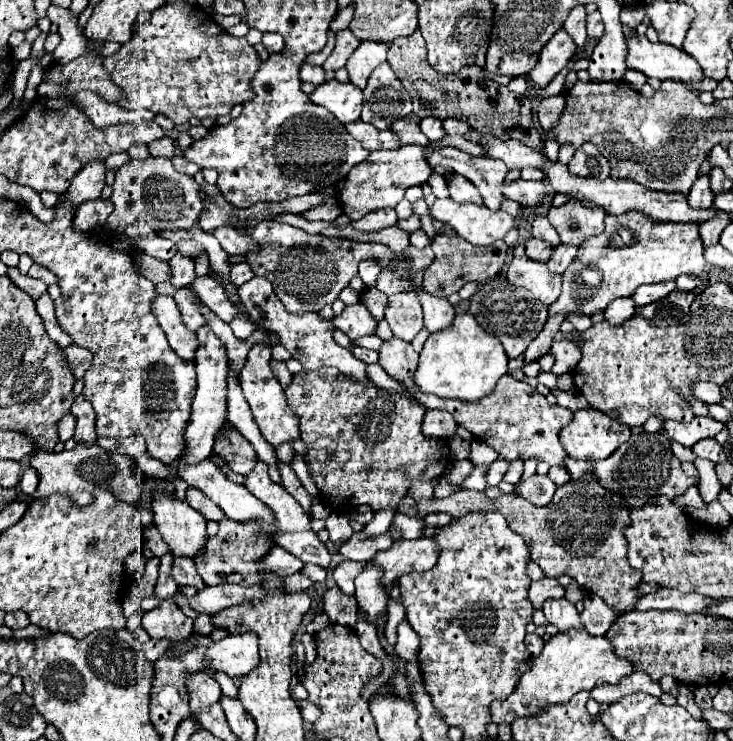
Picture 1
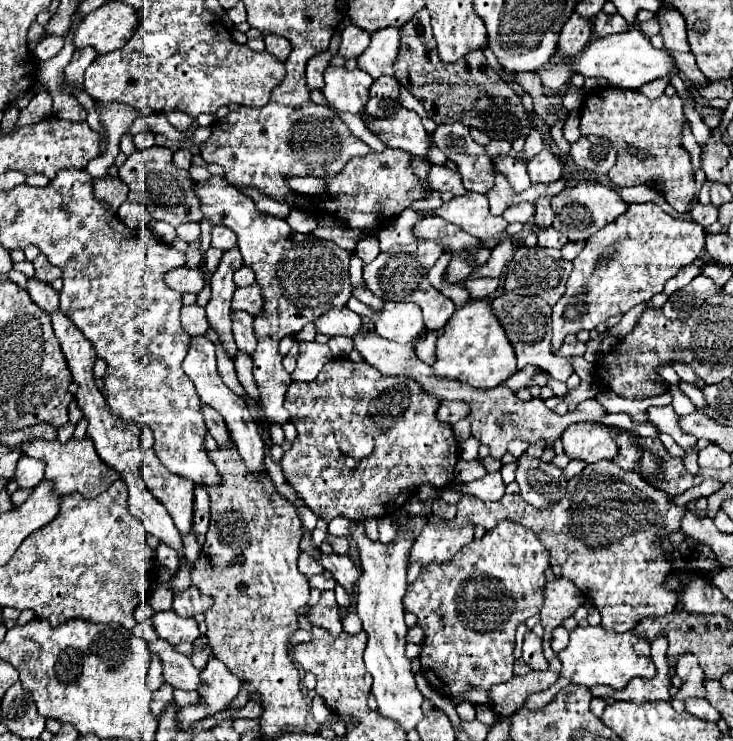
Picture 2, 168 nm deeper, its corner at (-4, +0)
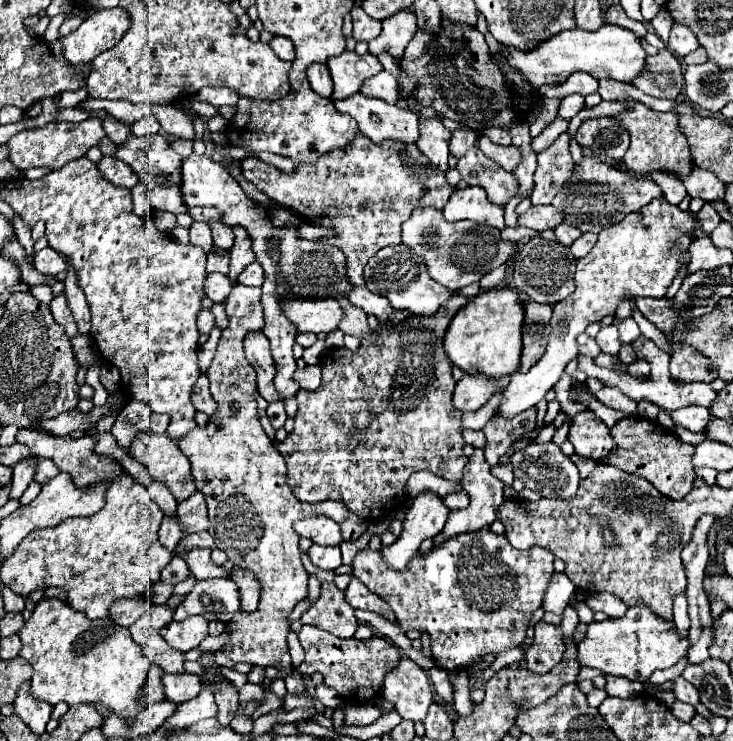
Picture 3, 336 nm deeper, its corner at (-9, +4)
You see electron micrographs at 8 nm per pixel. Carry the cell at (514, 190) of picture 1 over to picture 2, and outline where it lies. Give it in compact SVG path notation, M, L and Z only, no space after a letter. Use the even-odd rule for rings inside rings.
M501 156L501 158L493 158L495 168L509 180L511 188L519 194L523 190L527 190L531 186L529 174L527 174L527 166L523 162L519 162L517 158L511 156Z

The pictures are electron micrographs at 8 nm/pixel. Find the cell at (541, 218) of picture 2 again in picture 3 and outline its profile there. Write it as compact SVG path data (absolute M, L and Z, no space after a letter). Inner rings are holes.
M562 134L552 146L538 154L538 168L534 174L532 204L550 204L562 184L572 176L574 162L568 150L570 136Z

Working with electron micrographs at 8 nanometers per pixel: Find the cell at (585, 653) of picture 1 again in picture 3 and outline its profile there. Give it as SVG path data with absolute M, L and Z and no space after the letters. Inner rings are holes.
M646 604L628 608L624 618L608 618L604 622L588 624L588 636L578 644L578 662L582 666L598 668L606 676L624 676L628 680L642 682L654 670L670 668L678 660L686 658L690 648L688 638L680 638L676 624L654 614Z

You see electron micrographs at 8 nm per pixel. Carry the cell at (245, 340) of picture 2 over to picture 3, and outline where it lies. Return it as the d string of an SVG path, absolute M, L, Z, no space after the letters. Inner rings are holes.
M254 332L244 342L246 358L258 372L258 392L266 402L278 402L278 392L274 388L274 360L270 352L270 344L262 332Z

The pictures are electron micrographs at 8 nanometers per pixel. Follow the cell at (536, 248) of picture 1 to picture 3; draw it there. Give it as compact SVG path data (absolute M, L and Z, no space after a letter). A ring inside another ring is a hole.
M560 224L556 230L554 230L554 234L556 234L556 238L564 244L564 246L570 246L576 238L580 238L580 230L578 228L574 228L574 226L568 226L568 224Z

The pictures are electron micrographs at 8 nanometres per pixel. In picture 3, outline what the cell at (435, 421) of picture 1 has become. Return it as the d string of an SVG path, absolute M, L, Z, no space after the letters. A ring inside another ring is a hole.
M464 374L454 390L454 406L462 412L476 412L496 392L500 392L508 384L510 384L510 376L502 376L498 380L492 380L492 378Z

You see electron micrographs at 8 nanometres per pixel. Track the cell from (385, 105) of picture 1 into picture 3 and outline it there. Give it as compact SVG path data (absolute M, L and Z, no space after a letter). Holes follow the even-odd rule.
M386 70L382 74L378 74L378 76L372 76L372 78L364 80L360 92L366 94L366 96L370 96L370 98L380 98L380 100L384 100L388 104L396 104L400 100L398 82Z

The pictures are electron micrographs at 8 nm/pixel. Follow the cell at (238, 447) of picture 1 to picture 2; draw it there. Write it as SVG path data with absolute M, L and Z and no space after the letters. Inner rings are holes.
M203 404L203 416L205 416L205 424L207 424L209 434L217 440L219 448L229 448L229 446L233 446L231 432L229 432L223 416L221 416L219 412L215 412L213 408L205 406L205 404Z

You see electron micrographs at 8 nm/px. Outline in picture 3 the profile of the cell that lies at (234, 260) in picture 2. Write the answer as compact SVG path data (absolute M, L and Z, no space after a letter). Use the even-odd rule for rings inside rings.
M234 226L232 228L234 234L236 234L236 240L234 240L234 246L230 250L230 280L234 280L236 284L236 278L238 274L250 264L254 262L254 252L252 252L252 238L248 236L248 232L242 228L242 226Z

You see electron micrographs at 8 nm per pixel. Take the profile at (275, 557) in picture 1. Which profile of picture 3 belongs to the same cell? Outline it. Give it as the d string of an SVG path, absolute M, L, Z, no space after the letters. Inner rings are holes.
M312 544L308 556L310 556L312 564L318 566L318 568L322 568L322 570L336 570L338 566L342 566L340 546L320 546L320 544Z

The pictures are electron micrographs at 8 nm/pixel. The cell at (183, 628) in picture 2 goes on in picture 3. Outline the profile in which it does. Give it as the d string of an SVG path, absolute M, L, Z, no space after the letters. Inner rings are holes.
M192 616L190 620L182 622L170 622L162 628L162 636L172 648L188 652L208 636L208 622L202 616Z

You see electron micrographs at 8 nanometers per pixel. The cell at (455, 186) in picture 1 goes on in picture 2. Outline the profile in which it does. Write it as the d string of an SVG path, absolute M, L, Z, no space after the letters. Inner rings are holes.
M431 166L429 172L429 184L437 192L449 192L451 196L465 196L469 190L465 190L461 174L455 170L449 170L445 166Z

